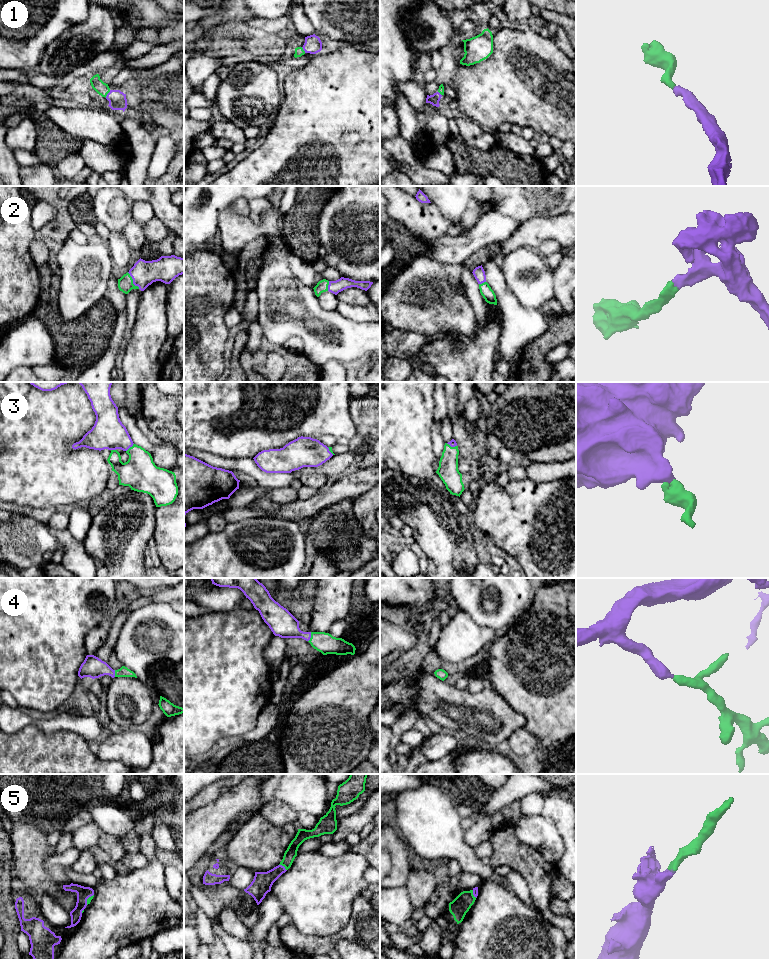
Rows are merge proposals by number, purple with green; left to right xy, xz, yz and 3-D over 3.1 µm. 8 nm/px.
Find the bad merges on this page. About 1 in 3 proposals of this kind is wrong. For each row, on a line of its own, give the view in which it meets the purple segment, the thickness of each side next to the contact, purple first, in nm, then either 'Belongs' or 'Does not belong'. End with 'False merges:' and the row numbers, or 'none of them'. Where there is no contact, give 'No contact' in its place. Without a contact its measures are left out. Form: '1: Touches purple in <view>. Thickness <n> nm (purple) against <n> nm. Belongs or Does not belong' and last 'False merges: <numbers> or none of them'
1: Touches purple in xy. Thickness 140 nm (purple) against 100 nm. Belongs
2: Touches purple in xy. Thickness 200 nm (purple) against 130 nm. Belongs
3: Touches purple in xy. Thickness 260 nm (purple) against 280 nm. Belongs
4: Touches purple in xz. Thickness 200 nm (purple) against 160 nm. Belongs
5: Touches purple in xz. Thickness 160 nm (purple) against 90 nm. Belongs
False merges: none of them

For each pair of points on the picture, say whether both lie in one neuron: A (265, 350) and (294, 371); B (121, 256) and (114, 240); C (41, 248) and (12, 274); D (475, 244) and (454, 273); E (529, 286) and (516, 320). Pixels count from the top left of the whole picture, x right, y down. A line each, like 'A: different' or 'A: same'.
A: same
B: same
C: different
D: different
E: different

